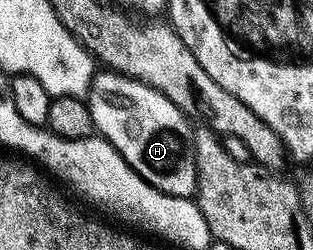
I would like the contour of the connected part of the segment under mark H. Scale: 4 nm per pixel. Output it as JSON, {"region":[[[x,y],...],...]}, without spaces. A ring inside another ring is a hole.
{"region":[[[100,70],[91,78],[91,87],[87,91],[86,99],[95,131],[110,143],[110,146],[146,183],[158,191],[179,198],[193,197],[197,193],[198,169],[191,121],[158,89],[111,70]]]}

